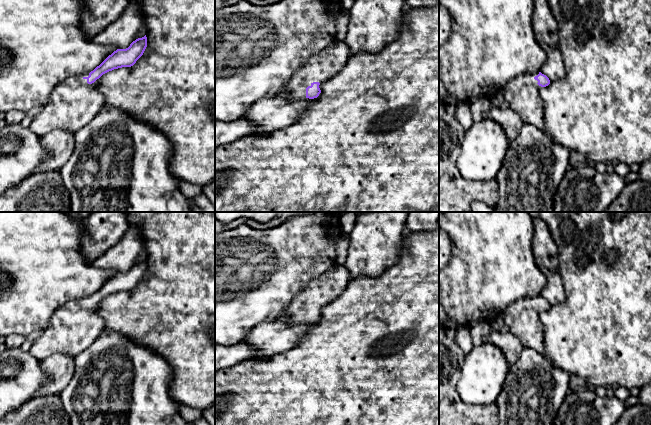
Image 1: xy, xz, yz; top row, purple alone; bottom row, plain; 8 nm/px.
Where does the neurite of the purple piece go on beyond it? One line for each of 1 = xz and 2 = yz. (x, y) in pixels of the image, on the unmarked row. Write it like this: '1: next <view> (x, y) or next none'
1: next xz (325, 289)
2: next yz (522, 317)

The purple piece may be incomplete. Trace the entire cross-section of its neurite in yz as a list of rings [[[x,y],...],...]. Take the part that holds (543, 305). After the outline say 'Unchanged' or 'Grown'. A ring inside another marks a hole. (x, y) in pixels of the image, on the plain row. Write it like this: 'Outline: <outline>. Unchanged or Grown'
Outline: [[[542,296],[521,298],[506,307],[504,322],[509,327],[509,332],[524,346],[536,350],[555,366],[545,350],[544,326],[540,319],[541,312],[550,307],[551,304]]]. Grown

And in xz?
Outline: [[[336,264],[329,271],[309,282],[279,319],[293,324],[317,322],[321,317],[321,310],[334,302],[348,284],[348,270],[343,265]]]. Grown

